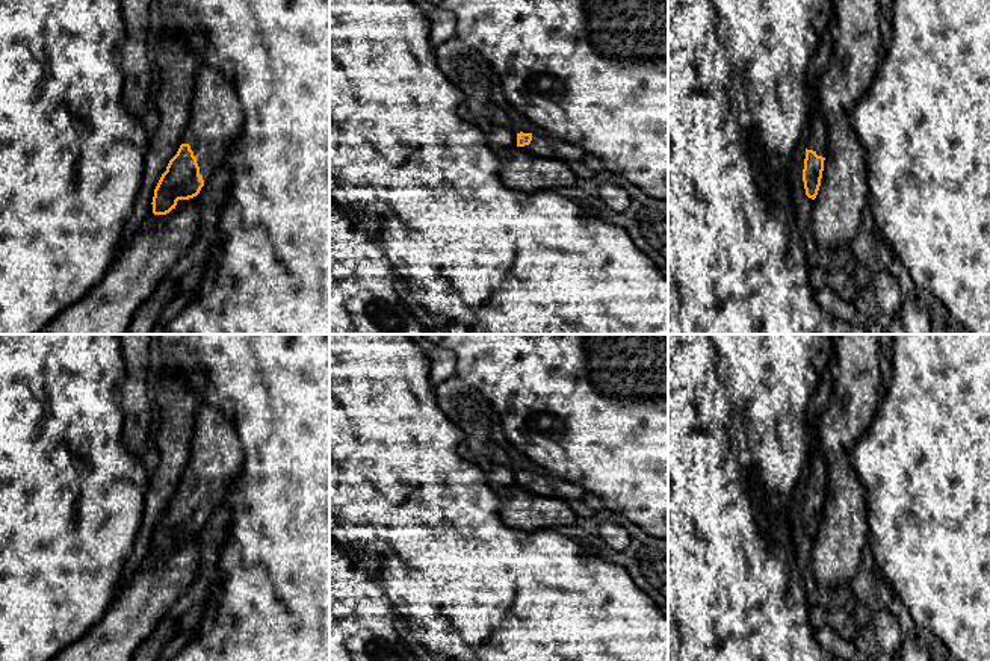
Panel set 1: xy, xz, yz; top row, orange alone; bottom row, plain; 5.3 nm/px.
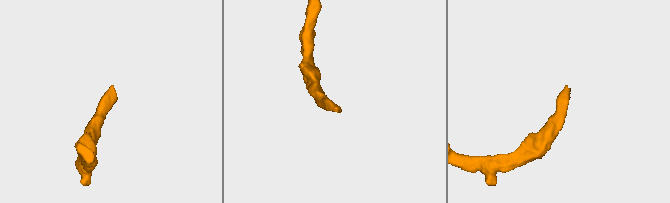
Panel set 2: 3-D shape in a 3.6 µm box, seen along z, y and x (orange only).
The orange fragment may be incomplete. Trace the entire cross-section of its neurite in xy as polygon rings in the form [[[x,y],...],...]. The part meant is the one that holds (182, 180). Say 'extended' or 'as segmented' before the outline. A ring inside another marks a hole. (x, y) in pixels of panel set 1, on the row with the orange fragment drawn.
extended; [[[200,64],[190,103],[190,123],[177,154],[169,160],[154,189],[153,213],[166,215],[175,209],[178,200],[196,197],[216,168],[225,165],[228,147],[242,133],[242,126],[243,110],[233,85],[213,67]]]

